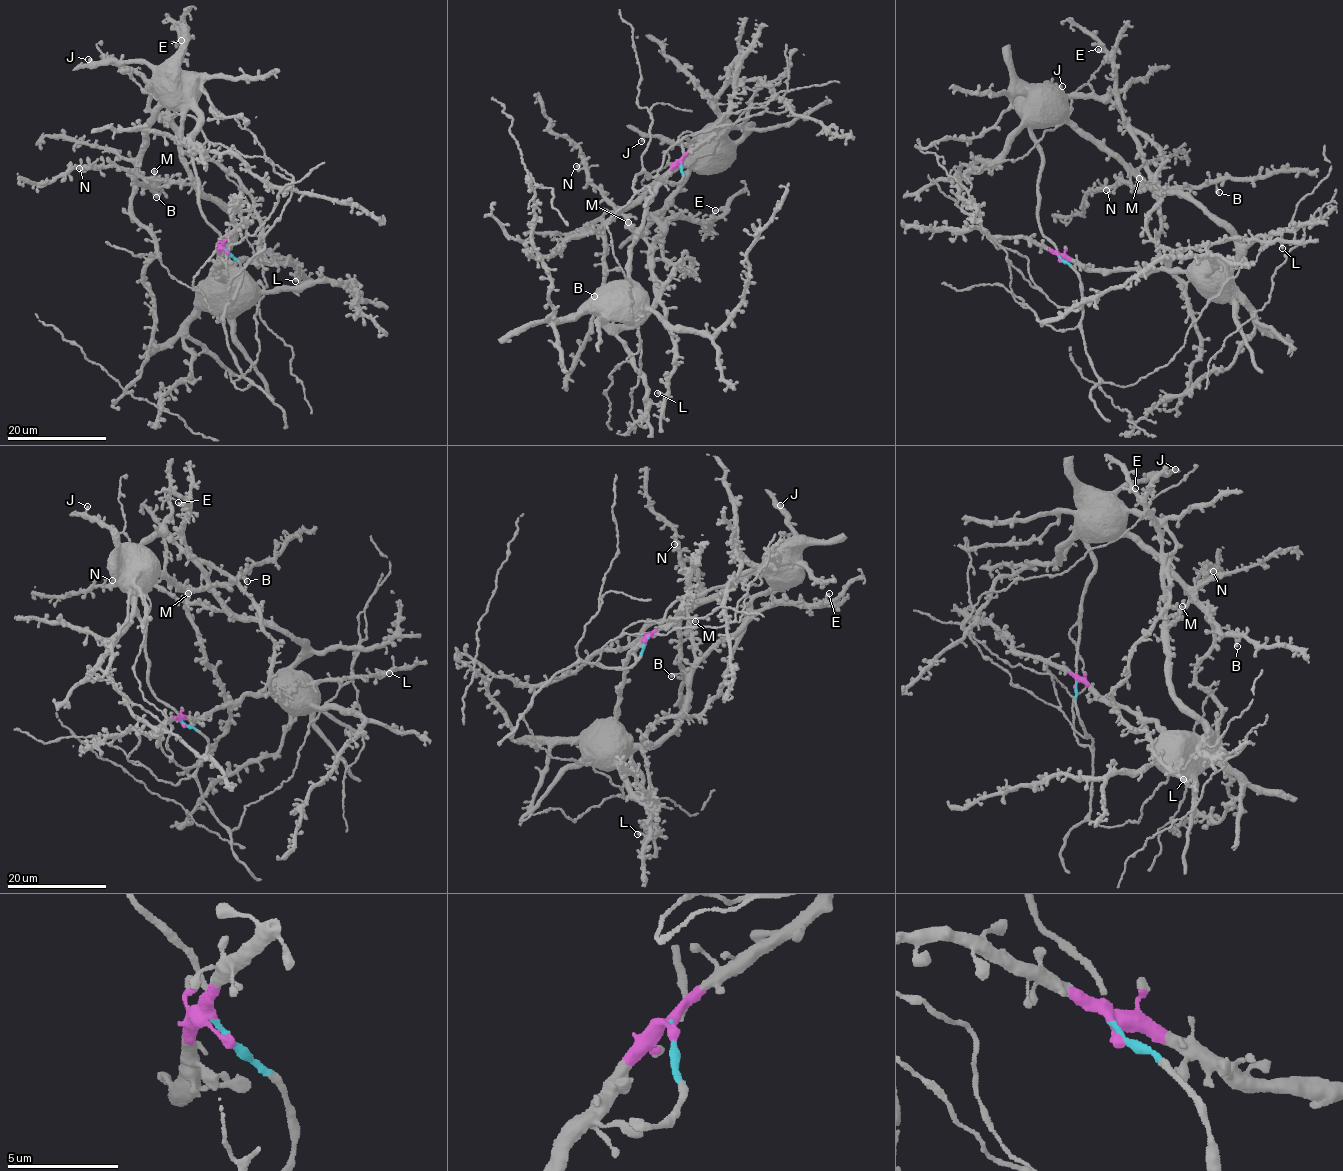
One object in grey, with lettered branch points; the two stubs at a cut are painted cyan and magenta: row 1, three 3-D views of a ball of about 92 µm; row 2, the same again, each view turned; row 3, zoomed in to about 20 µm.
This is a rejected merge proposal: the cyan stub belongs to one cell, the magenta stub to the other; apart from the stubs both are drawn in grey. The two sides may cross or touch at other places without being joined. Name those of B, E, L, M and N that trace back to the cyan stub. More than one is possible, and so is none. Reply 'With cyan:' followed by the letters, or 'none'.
With cyan: B, L

